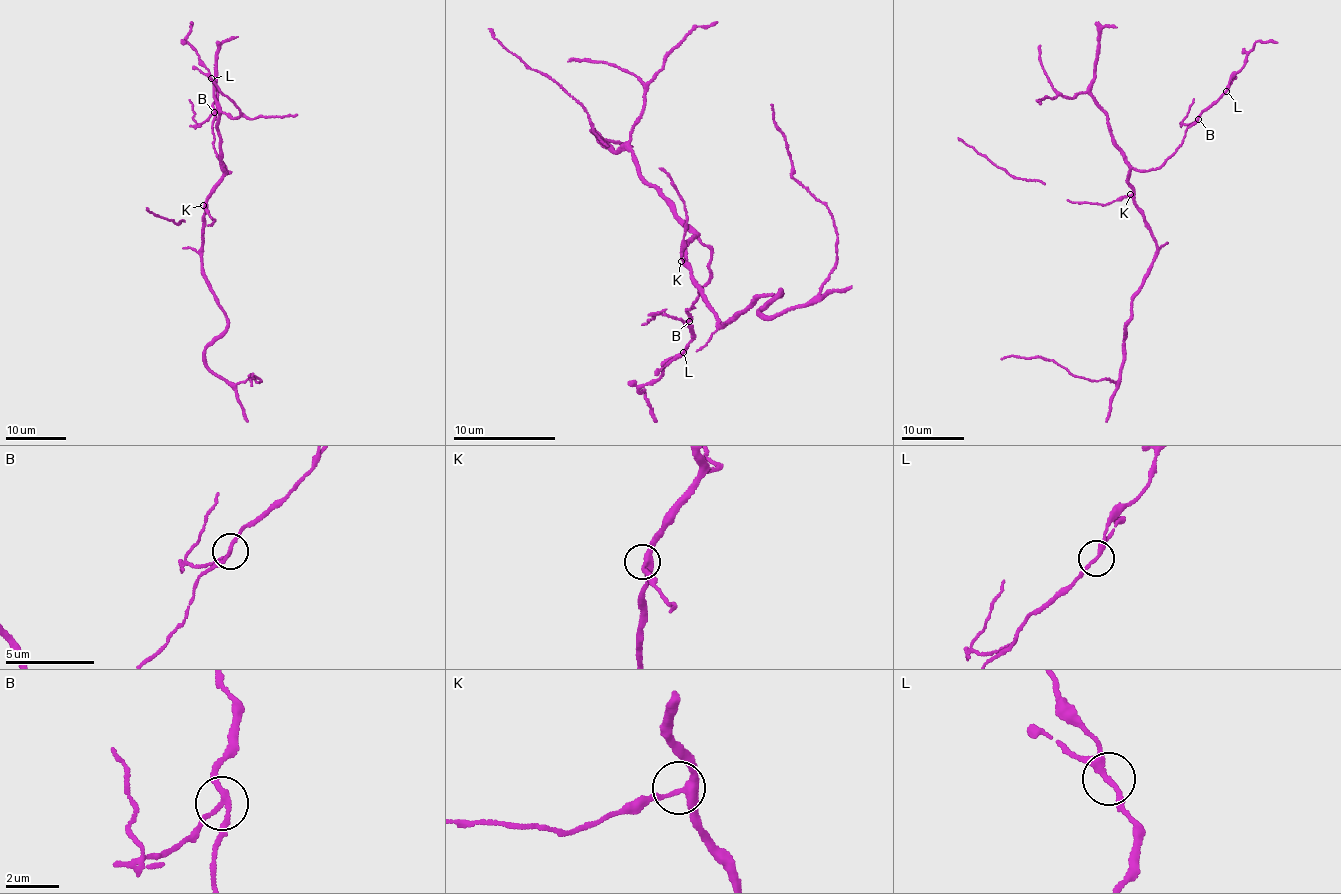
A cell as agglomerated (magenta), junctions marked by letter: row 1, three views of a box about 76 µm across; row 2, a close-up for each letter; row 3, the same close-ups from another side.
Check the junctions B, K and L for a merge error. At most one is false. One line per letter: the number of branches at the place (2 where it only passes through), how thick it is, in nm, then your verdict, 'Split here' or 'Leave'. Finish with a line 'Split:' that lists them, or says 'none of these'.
B: Branches: 3. Thickness 170 nm. Split here
K: Branches: 3. Thickness 280 nm. Leave
L: Branches: 3. Thickness 200 nm. Leave
Split: B

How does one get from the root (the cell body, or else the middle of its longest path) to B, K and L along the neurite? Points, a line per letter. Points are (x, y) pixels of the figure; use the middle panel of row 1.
B: (716, 318), (683, 263), (685, 243), (694, 236), (711, 252), (711, 264), (709, 284), (687, 309), (688, 320)
K: (716, 318), (706, 306), (688, 267), (681, 261)
L: (716, 318), (683, 263), (694, 236), (711, 264), (709, 284), (686, 312), (693, 339), (683, 352)

